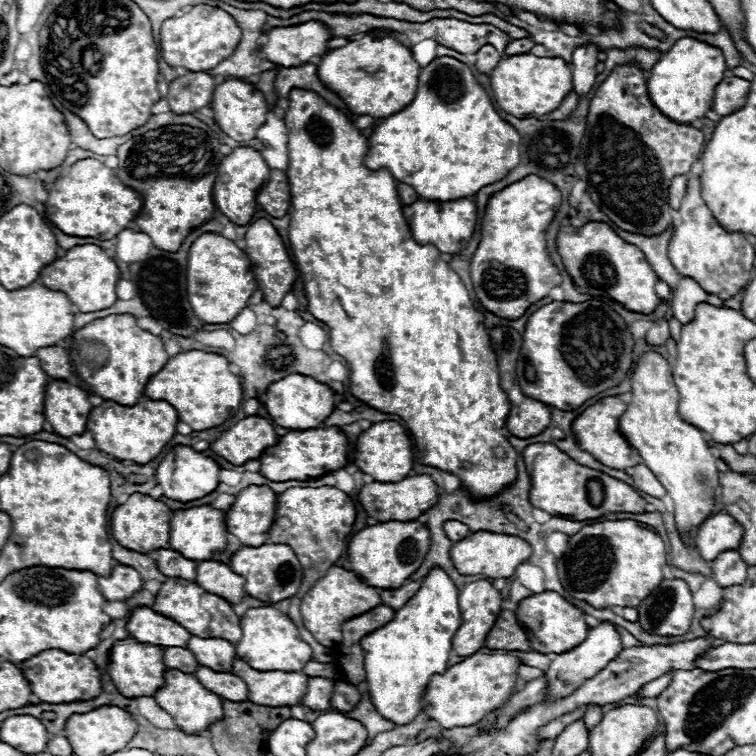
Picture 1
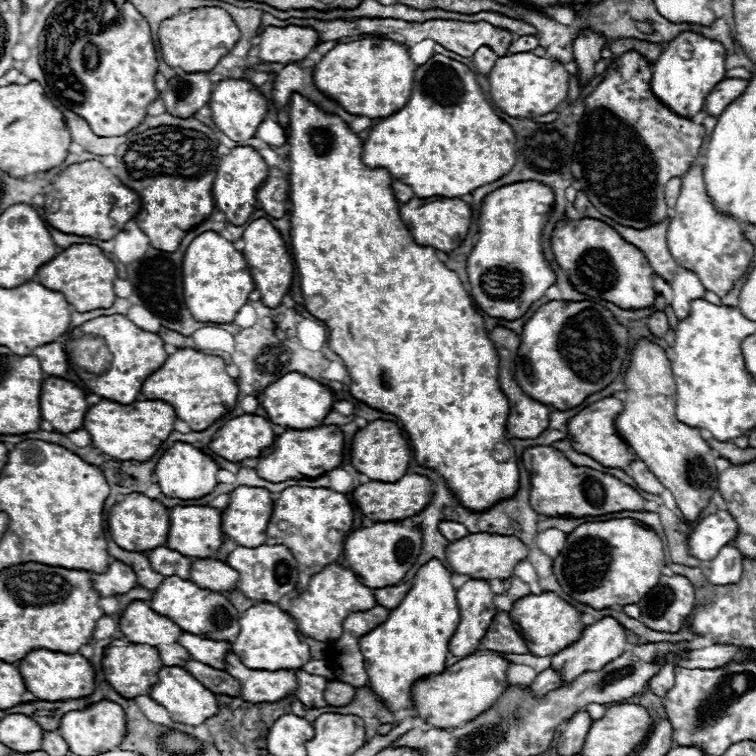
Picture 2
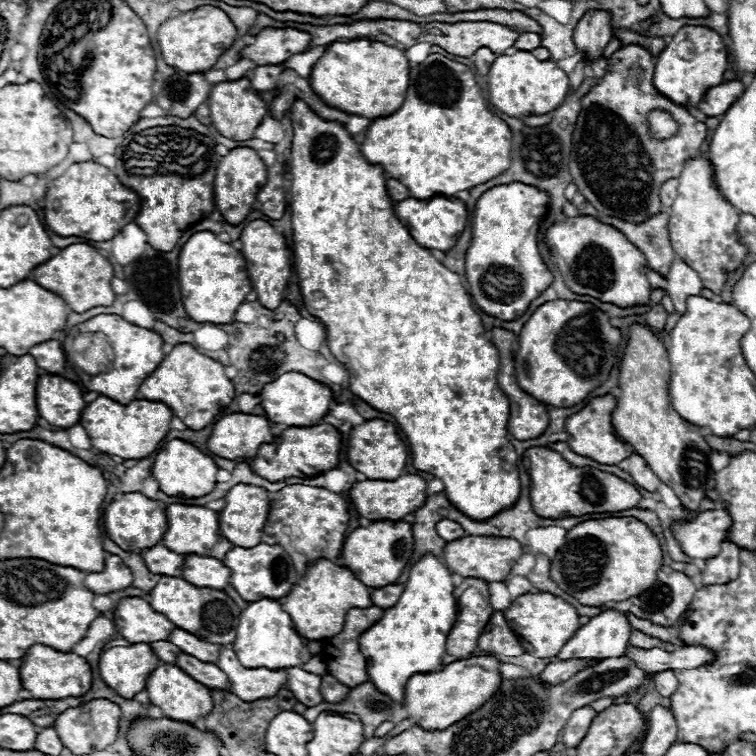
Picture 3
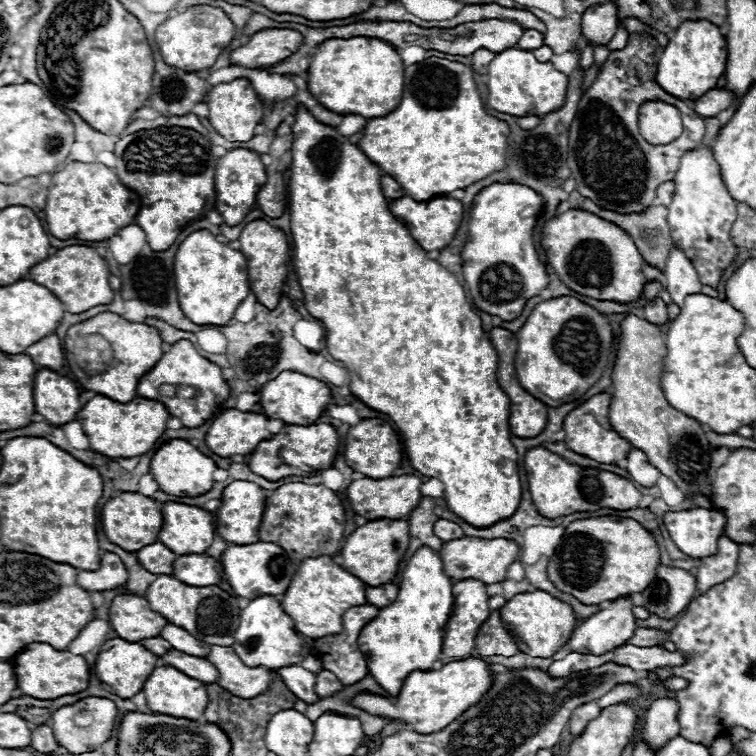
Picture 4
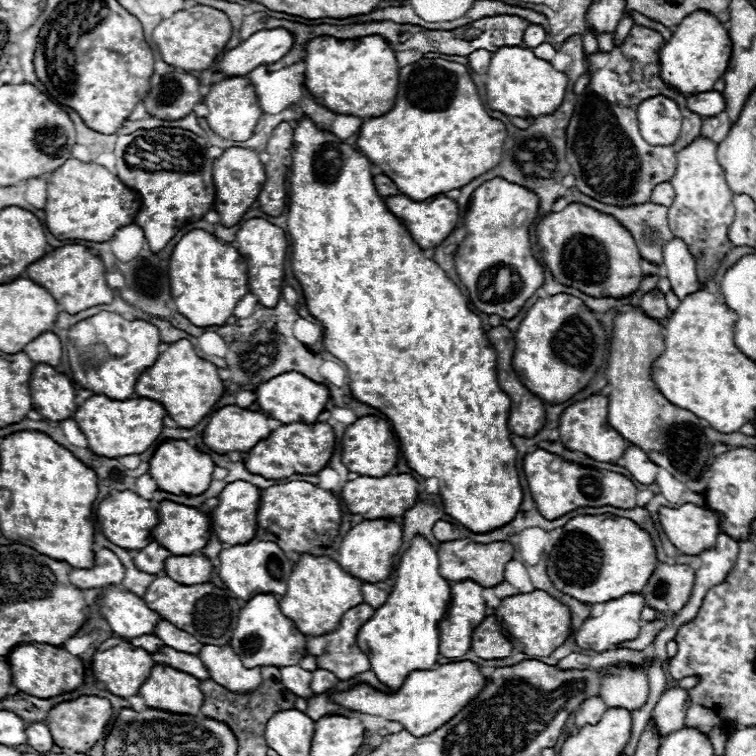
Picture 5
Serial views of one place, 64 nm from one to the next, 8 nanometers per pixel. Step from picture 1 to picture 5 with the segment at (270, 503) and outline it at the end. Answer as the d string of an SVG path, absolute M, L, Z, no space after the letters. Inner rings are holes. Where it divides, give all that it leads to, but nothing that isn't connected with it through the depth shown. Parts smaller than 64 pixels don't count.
M238 480L228 484L218 506L210 512L212 532L222 544L248 544L256 536L256 512L260 504L260 488Z

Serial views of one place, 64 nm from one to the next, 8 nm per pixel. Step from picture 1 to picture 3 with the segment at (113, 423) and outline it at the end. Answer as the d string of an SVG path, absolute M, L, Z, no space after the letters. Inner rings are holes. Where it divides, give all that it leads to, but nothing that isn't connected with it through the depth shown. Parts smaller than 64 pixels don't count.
M98 396L82 410L80 424L88 432L92 446L96 450L110 456L120 456L124 460L132 460L132 458L138 460L138 458L150 456L158 448L160 440L170 430L172 416L174 416L172 410L162 402L132 400L130 404L118 404L106 396Z

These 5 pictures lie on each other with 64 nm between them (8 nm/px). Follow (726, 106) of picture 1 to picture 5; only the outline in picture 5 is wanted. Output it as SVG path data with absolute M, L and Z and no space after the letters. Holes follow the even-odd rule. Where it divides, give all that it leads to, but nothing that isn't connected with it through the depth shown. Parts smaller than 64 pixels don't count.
M710 90L710 92L698 92L686 96L686 108L700 114L700 116L716 116L726 108L722 92Z

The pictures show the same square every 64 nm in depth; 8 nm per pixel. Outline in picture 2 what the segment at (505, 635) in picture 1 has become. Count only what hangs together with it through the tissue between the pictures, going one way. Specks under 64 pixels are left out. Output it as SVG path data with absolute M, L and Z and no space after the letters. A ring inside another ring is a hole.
M498 612L480 640L480 648L502 652L502 654L526 654L526 640L516 632L508 612Z

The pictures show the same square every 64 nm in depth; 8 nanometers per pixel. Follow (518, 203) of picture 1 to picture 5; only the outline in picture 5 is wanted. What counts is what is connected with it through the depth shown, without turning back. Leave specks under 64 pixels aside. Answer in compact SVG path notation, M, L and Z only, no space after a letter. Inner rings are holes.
M492 178L476 188L464 216L464 236L456 254L454 266L460 282L468 290L468 298L484 314L498 314L504 320L514 318L524 302L544 284L544 270L530 250L528 228L538 212L538 196L504 178ZM526 212L526 222L516 222L516 216Z

